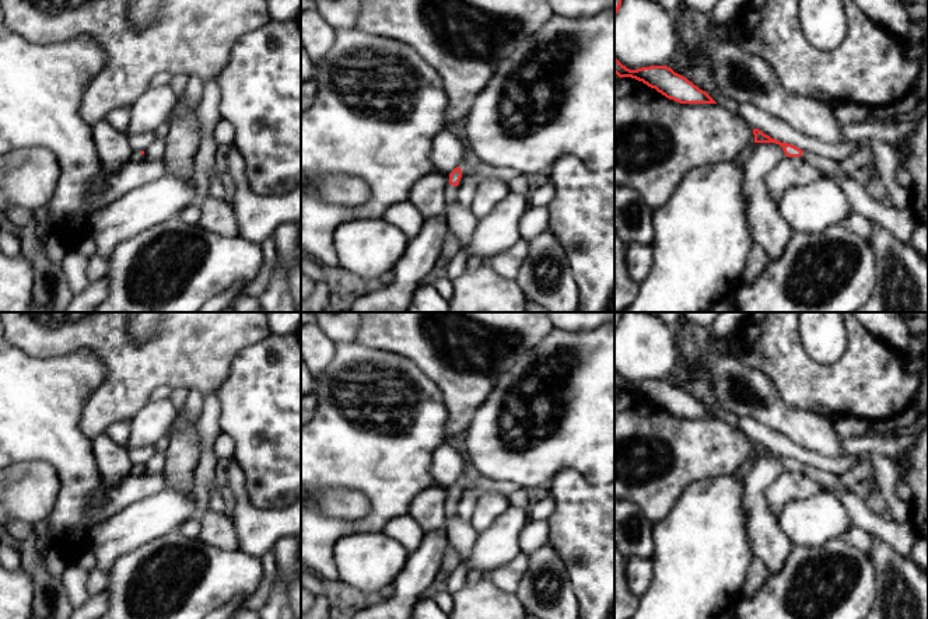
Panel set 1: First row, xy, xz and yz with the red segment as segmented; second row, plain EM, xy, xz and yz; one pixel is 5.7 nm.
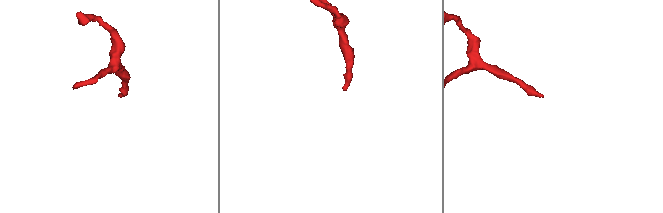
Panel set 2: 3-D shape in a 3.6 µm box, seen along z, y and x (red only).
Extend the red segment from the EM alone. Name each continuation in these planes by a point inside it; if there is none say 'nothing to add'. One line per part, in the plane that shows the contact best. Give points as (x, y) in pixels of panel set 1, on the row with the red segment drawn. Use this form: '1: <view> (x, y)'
1: xz (451, 192)

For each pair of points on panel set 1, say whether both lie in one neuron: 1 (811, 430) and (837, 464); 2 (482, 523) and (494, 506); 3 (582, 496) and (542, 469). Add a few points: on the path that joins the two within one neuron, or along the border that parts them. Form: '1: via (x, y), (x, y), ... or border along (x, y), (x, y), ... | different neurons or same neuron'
1: border along (801, 446), (826, 455), (844, 454) | different neurons
2: via (482, 518), (490, 510) | same neuron
3: border along (587, 479), (574, 469), (561, 469), (546, 486) | different neurons

